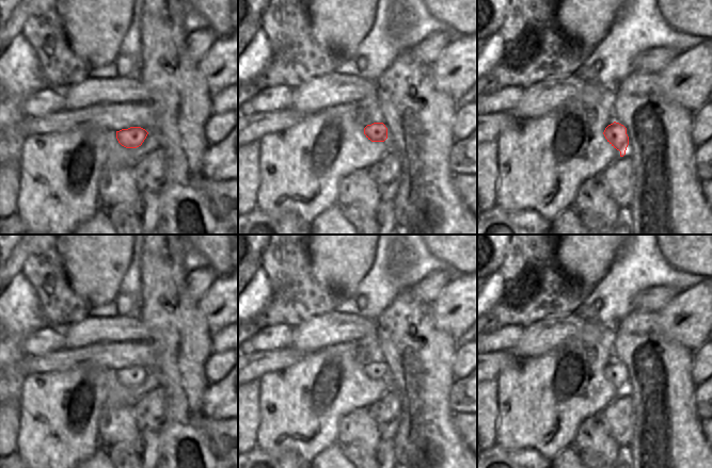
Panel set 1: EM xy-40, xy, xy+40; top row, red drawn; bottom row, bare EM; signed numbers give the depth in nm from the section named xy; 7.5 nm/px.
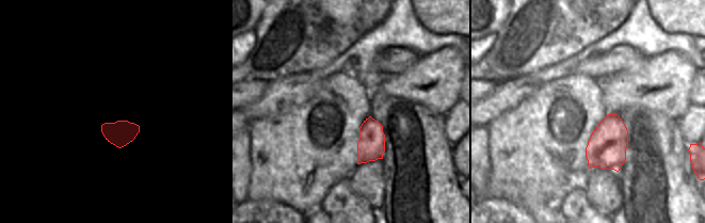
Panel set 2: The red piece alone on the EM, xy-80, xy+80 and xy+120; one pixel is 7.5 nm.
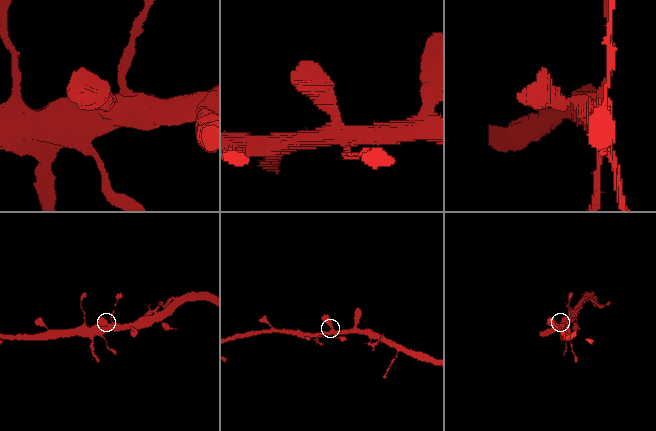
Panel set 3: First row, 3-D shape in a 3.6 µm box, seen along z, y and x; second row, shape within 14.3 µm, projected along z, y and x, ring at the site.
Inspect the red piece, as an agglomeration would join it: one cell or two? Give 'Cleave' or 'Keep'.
Keep.

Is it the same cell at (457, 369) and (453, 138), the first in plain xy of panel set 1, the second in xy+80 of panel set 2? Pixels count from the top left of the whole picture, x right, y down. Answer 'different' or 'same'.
same

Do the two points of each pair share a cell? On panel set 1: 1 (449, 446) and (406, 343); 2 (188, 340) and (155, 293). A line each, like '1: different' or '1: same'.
1: same
2: same

